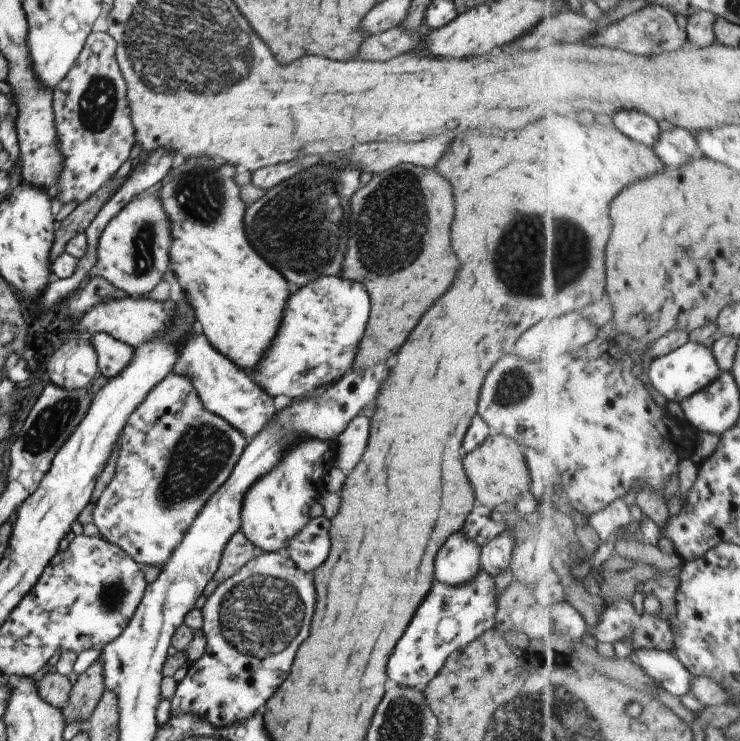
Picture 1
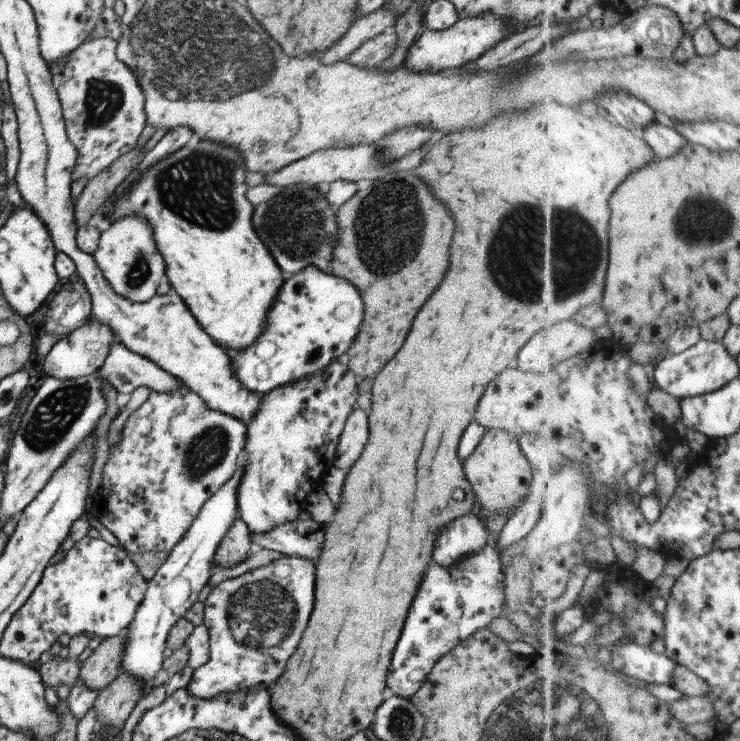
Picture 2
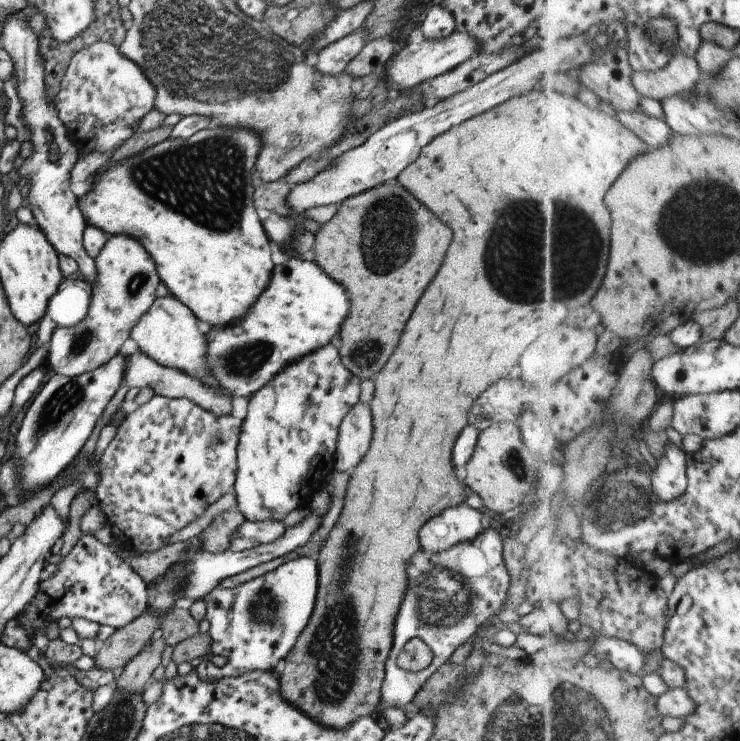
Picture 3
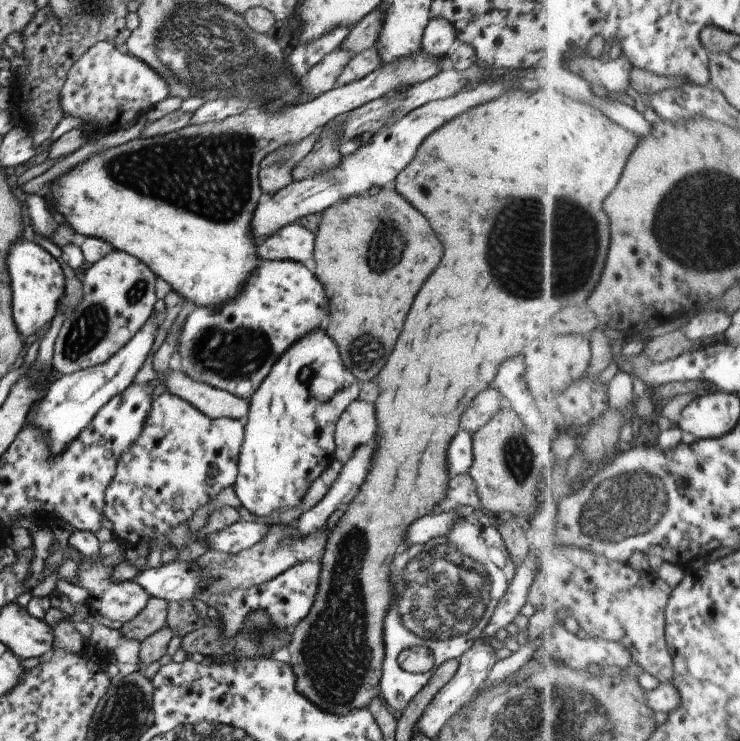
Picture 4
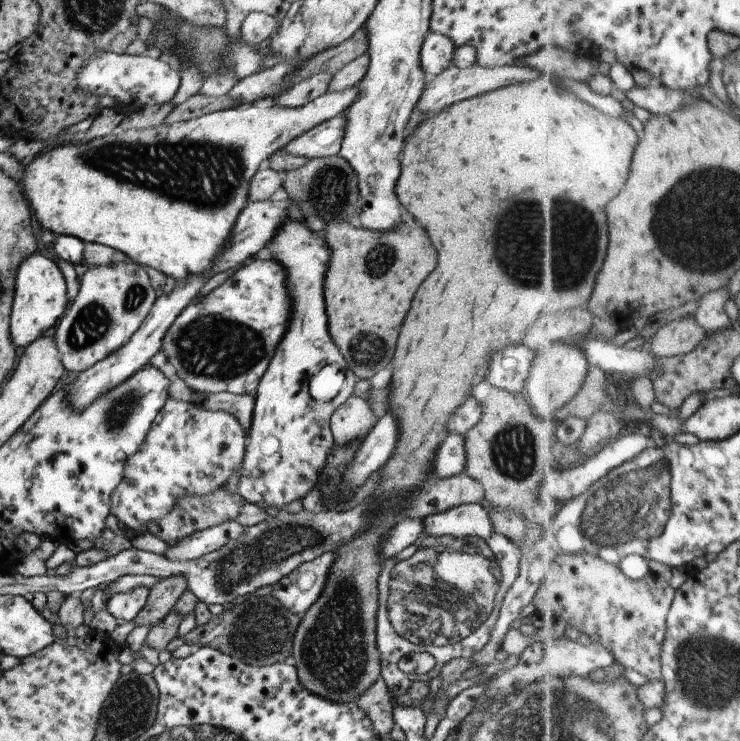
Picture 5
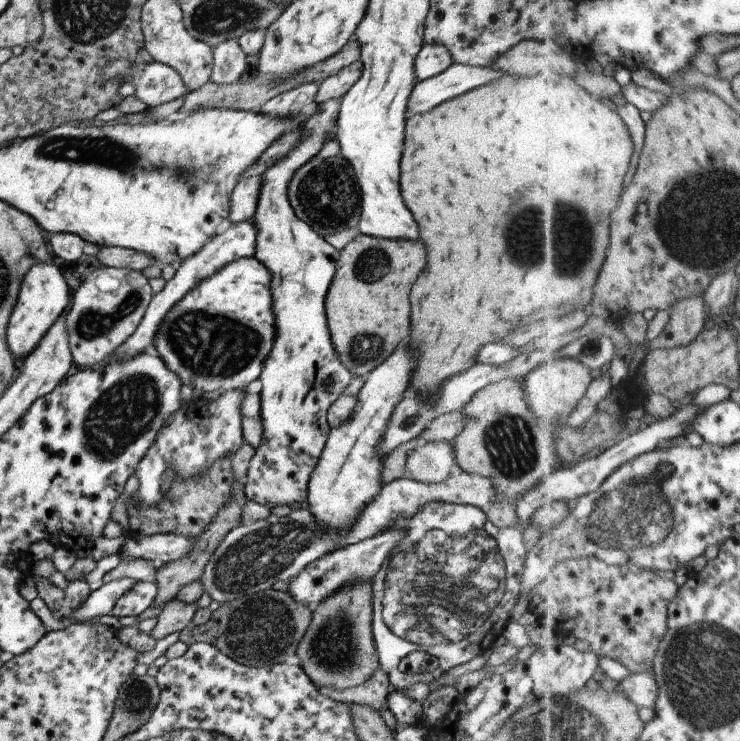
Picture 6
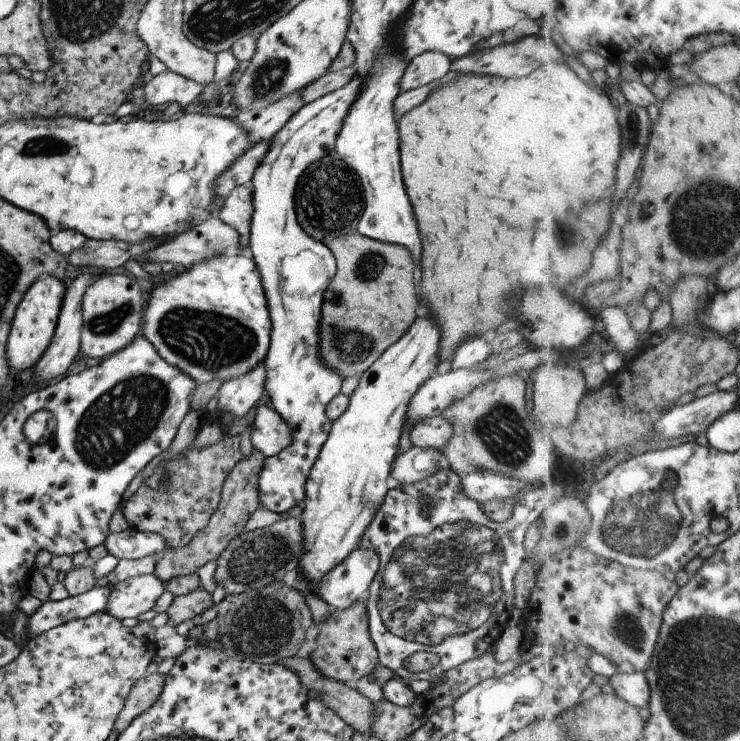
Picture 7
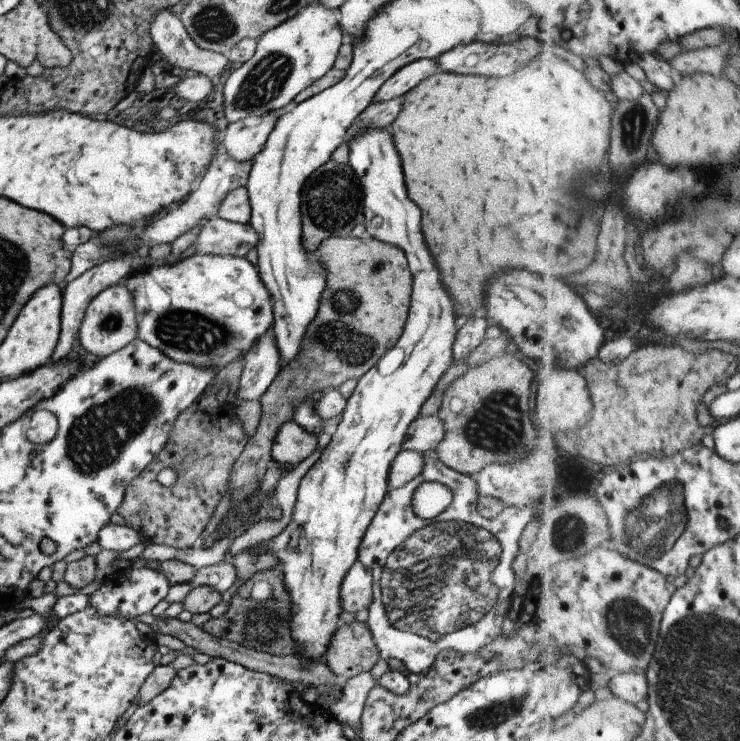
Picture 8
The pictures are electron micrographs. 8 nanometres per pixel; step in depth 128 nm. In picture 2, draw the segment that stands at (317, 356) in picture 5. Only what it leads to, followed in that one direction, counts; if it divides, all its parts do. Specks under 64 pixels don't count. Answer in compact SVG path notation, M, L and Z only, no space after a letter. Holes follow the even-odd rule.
M334 360L332 364L328 364L328 368L324 368L324 372L316 372L316 374L312 374L312 376L306 376L306 378L298 380L298 382L284 384L284 386L274 388L272 392L268 392L268 394L263 396L260 410L252 416L250 424L247 425L246 446L244 446L244 455L240 461L244 466L244 476L242 476L242 480L240 480L237 494L239 518L244 520L244 524L248 526L248 530L250 530L251 533L268 534L272 528L276 528L276 526L280 526L280 524L288 524L288 522L298 521L299 515L304 509L305 500L308 496L319 494L319 481L322 480L324 474L327 474L333 467L333 461L336 460L336 450L339 437L341 436L349 414L356 408L358 396L357 384L358 380L356 379L354 372L352 372L349 367Z

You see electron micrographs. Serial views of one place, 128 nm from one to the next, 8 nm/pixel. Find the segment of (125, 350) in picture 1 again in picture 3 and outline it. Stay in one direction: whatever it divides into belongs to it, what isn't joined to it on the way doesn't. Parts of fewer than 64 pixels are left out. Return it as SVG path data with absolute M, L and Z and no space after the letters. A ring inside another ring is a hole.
M140 350L127 356L125 381L128 382L130 388L134 386L138 386L138 388L150 386L156 395L164 395L169 399L185 398L191 400L201 409L211 412L215 417L230 415L232 410L232 396L230 394L221 393L214 387L205 385L200 379L194 378L177 368L161 365Z

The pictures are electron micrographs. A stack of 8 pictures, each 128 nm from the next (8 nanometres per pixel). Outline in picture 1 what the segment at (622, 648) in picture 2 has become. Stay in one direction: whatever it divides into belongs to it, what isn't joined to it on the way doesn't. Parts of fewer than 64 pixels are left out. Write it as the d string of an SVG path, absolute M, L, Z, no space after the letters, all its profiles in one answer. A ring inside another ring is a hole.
M648 648L648 650L635 650L630 659L640 668L644 668L672 695L682 698L693 692L694 674L674 653Z

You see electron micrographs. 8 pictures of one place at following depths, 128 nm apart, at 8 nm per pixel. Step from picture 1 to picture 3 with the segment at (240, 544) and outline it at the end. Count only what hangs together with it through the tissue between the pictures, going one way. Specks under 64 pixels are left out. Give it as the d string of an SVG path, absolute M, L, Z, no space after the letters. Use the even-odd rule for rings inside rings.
M238 510L218 514L211 524L199 535L204 541L203 551L209 553L226 552L230 549L230 538L236 528L240 528L246 518Z

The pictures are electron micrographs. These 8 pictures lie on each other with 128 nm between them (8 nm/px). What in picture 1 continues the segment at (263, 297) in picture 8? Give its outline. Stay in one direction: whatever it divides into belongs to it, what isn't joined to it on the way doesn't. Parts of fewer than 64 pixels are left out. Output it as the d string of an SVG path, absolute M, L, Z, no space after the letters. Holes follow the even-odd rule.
M322 276L298 288L290 294L272 348L264 352L264 358L251 374L252 380L273 398L280 395L293 400L316 388L334 385L353 370L370 312L368 292L358 282Z

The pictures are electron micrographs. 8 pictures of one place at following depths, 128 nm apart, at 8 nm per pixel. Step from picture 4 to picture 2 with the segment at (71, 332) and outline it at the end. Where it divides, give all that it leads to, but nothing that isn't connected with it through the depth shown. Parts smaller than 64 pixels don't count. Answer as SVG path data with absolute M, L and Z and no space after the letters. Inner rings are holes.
M136 214L112 221L110 227L101 232L93 256L104 279L112 286L112 291L130 302L148 302L166 280L166 264L160 250L156 248L154 230L144 218ZM87 322L81 328L72 333L62 335L62 340L58 340L51 348L50 353L44 360L44 373L46 376L60 380L76 380L94 374L101 370L106 361L106 356L110 352L112 342L115 342L116 336L112 328L106 324L92 324Z

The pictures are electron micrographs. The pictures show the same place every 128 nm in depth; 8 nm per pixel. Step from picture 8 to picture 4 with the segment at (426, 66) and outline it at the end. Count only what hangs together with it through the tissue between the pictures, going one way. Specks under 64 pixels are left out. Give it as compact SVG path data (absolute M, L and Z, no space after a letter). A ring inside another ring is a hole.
M430 18L421 41L421 49L434 58L446 58L454 43L456 30L448 20Z

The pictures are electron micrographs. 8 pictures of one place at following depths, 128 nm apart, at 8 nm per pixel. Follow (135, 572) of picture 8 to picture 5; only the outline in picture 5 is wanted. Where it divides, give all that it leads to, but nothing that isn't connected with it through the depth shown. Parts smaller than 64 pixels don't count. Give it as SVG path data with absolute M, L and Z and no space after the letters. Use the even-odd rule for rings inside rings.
M139 587L127 592L118 592L110 596L107 600L108 612L119 622L120 620L134 621L138 612L144 608L148 596L149 588Z

